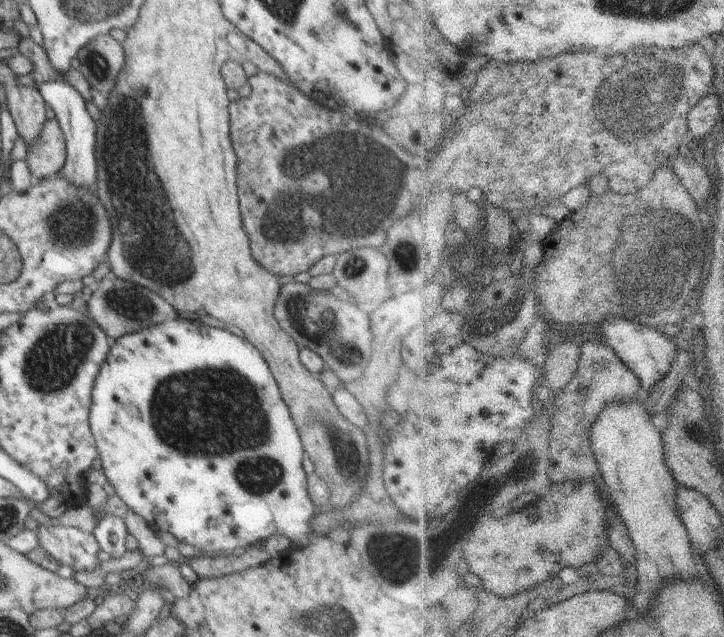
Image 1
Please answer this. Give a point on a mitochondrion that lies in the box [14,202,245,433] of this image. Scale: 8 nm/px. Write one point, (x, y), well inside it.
(57, 356)

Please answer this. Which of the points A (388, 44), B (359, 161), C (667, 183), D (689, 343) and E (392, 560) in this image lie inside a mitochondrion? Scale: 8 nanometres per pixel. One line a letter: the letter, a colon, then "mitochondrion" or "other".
A: other
B: mitochondrion
C: other
D: other
E: mitochondrion

